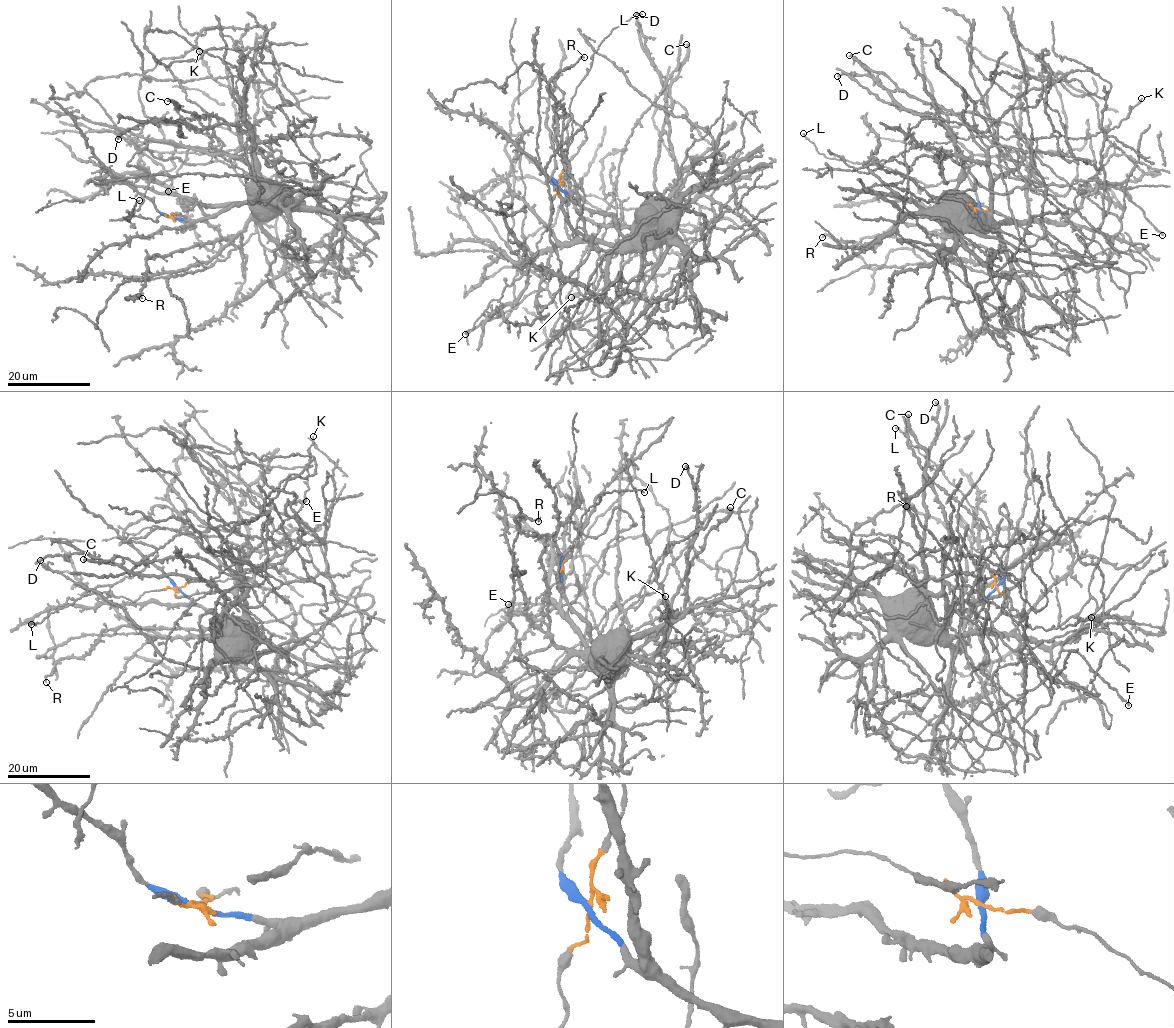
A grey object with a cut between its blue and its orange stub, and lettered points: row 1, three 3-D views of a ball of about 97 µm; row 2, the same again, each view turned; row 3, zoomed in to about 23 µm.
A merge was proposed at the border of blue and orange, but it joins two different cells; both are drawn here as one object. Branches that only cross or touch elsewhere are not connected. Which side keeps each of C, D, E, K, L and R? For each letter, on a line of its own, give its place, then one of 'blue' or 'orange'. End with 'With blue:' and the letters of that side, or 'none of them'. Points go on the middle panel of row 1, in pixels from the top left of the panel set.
C: place (686, 44); blue
D: place (636, 15); blue
E: place (465, 334); blue
K: place (571, 297); blue
L: place (642, 14); orange
R: place (584, 57); blue
With blue: C, D, E, K, R

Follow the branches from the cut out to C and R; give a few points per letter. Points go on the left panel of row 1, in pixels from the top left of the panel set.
C: (170, 217), (201, 220), (252, 198), (254, 137), (216, 116), (200, 118), (167, 100)
R: (170, 217), (201, 220), (251, 201), (254, 208), (234, 236), (146, 259), (144, 287), (126, 299), (142, 298)

